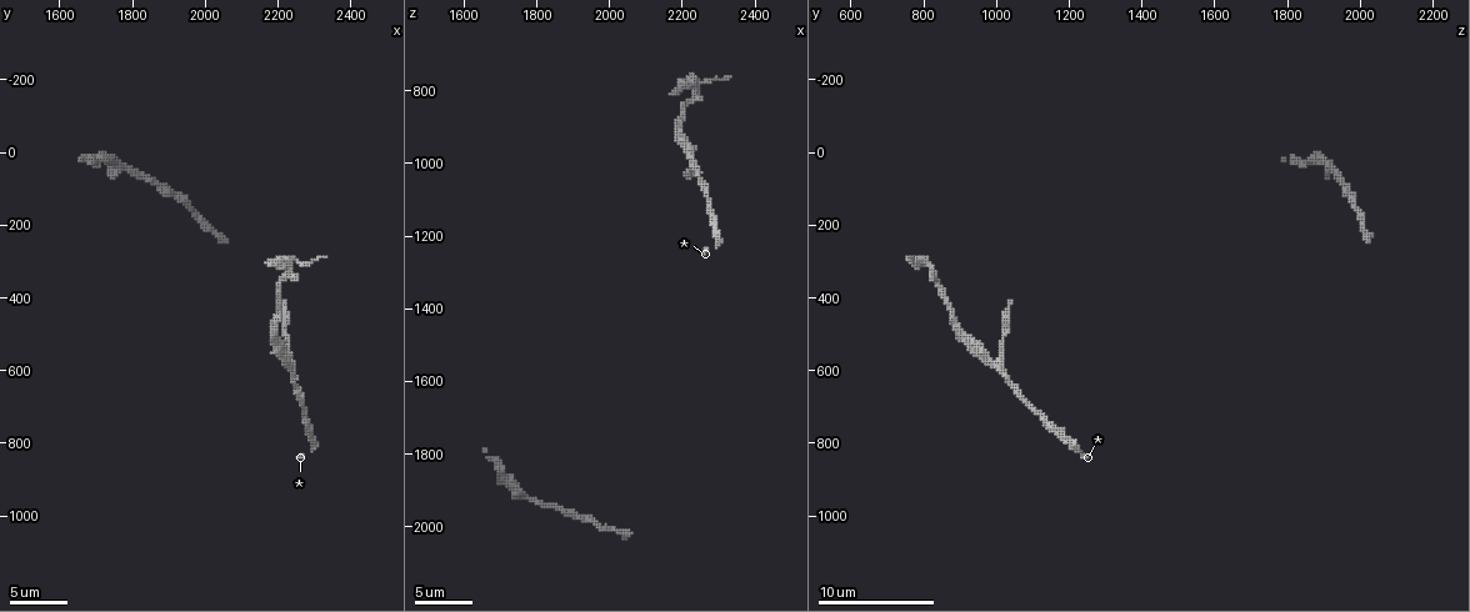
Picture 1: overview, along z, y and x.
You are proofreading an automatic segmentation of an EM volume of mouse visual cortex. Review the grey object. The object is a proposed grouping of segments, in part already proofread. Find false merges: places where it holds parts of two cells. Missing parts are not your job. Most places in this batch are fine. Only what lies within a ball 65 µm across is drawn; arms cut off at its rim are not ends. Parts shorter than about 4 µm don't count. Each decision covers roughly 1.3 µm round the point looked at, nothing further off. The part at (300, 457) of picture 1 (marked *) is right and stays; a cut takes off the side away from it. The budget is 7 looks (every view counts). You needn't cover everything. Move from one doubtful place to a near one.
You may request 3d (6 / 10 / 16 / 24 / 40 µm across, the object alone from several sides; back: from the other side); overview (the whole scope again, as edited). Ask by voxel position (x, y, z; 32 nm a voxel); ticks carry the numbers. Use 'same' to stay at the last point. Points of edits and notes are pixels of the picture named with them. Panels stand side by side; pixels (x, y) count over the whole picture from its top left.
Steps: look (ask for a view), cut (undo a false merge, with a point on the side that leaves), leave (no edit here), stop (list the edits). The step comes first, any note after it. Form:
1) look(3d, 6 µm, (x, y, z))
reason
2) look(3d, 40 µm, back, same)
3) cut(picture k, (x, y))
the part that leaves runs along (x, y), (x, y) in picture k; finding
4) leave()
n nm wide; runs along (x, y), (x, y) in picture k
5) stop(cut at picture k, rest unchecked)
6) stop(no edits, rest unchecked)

look(3d, 6 µm, (2230, 590, 990))
thin arm on a thick one

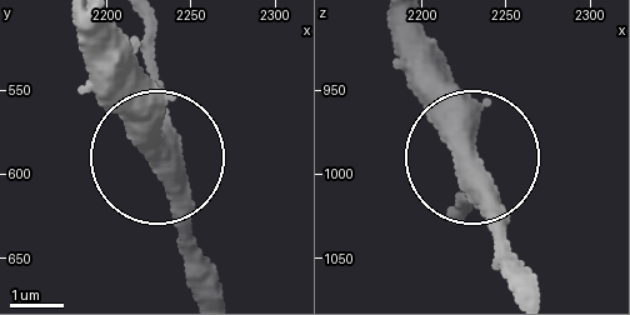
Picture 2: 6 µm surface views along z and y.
leave()
3 arms; one cell here

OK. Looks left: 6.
look(3d, 10 µm, (2240, 290, 790))
three-way junction

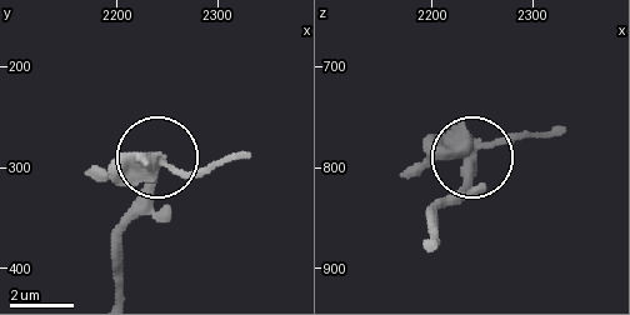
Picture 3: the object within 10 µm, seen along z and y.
cut(picture 3, (424, 168))
3 arms; two cells meet here

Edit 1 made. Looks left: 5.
look(3d, 10 µm, (1690, 20, 1820))
sudden change in width

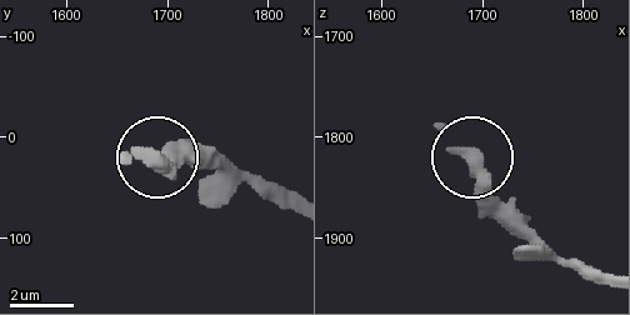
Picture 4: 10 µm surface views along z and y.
leave()
570 nm wide; continuous, no second cell

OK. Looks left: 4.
stop(cut at picture 3, rest unchecked)

